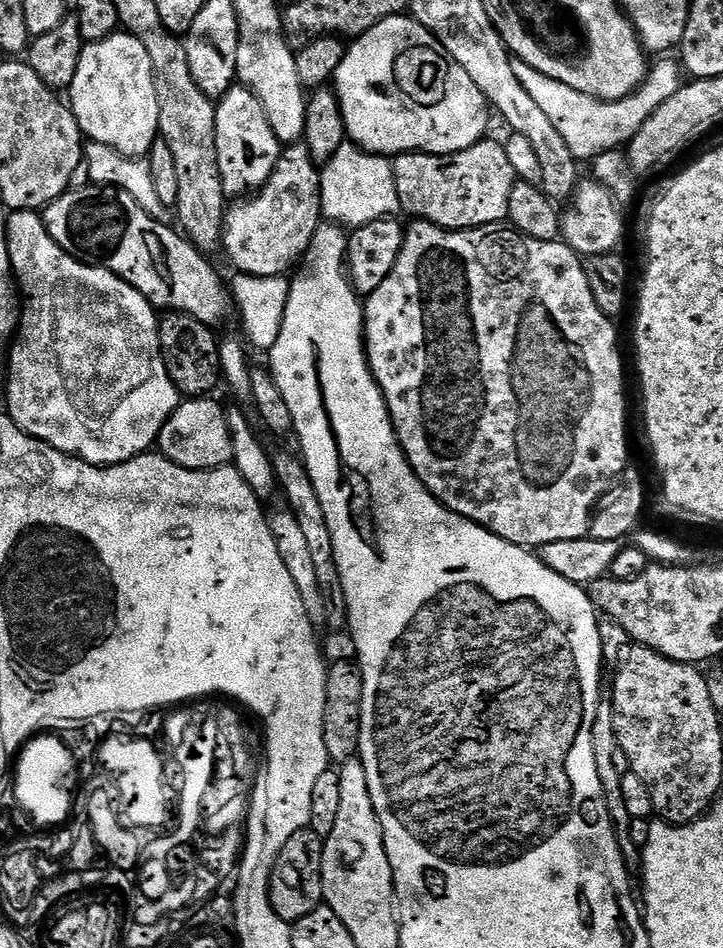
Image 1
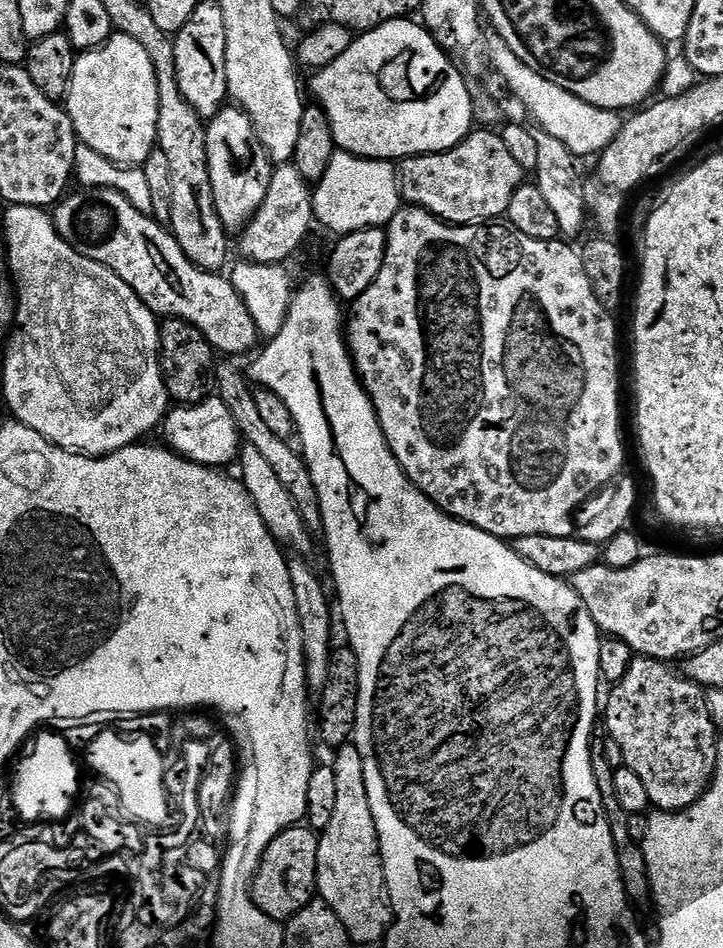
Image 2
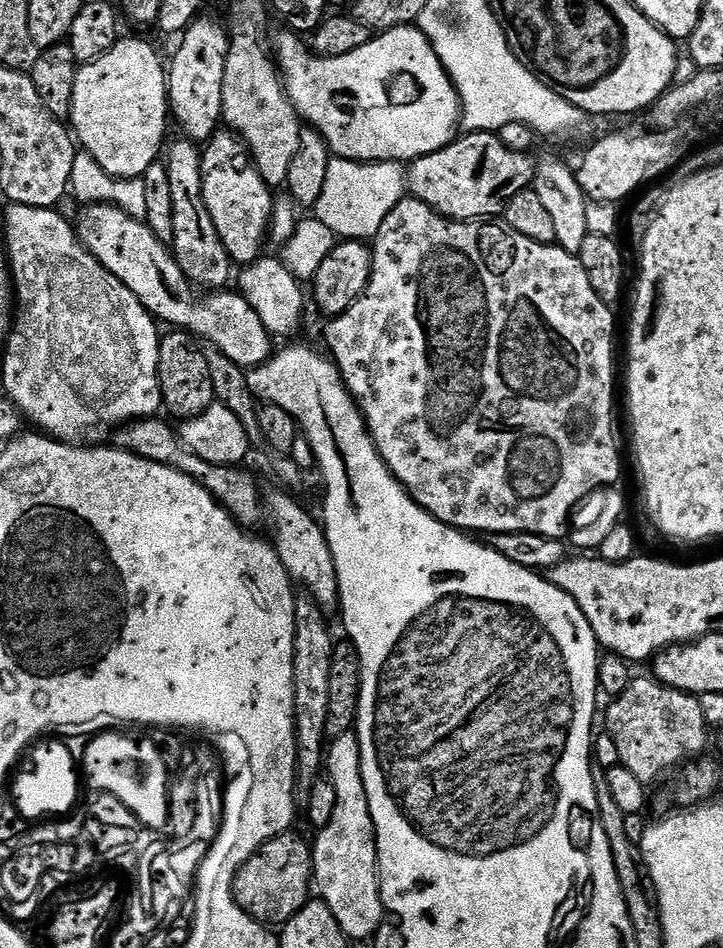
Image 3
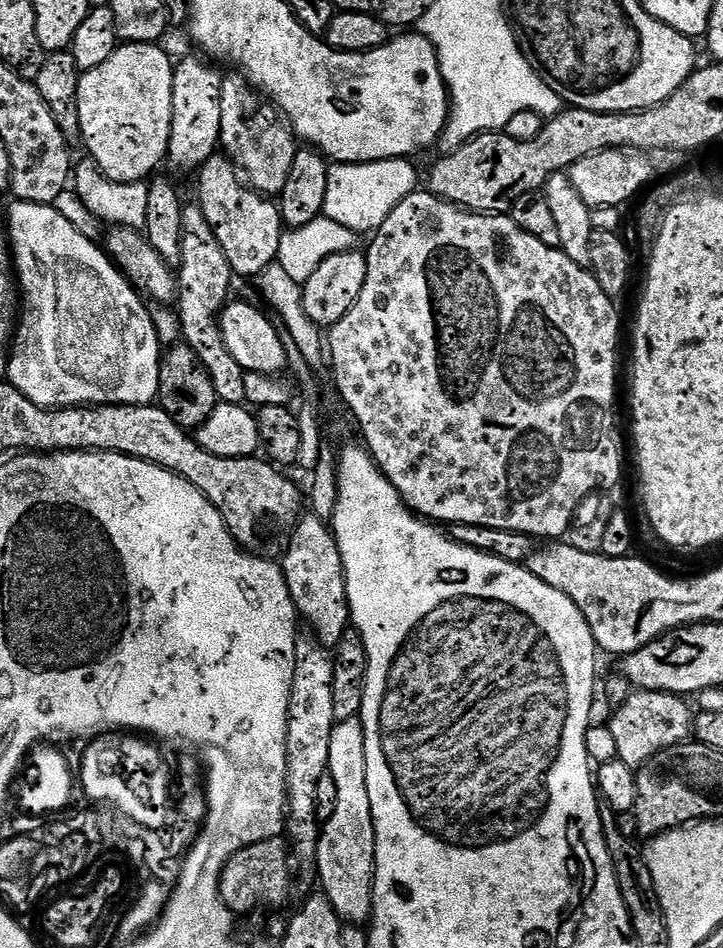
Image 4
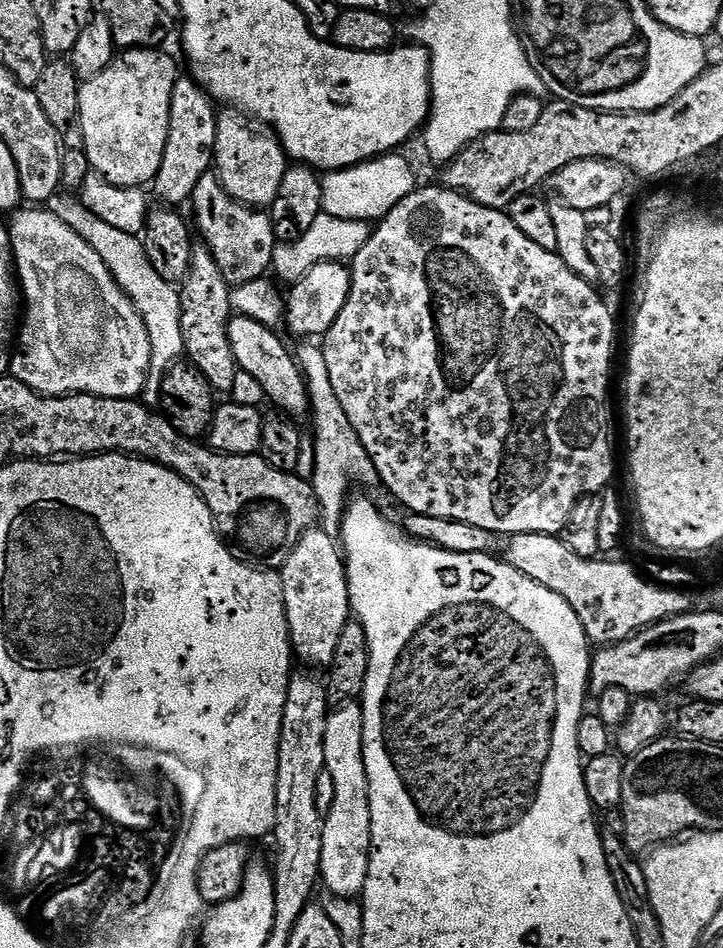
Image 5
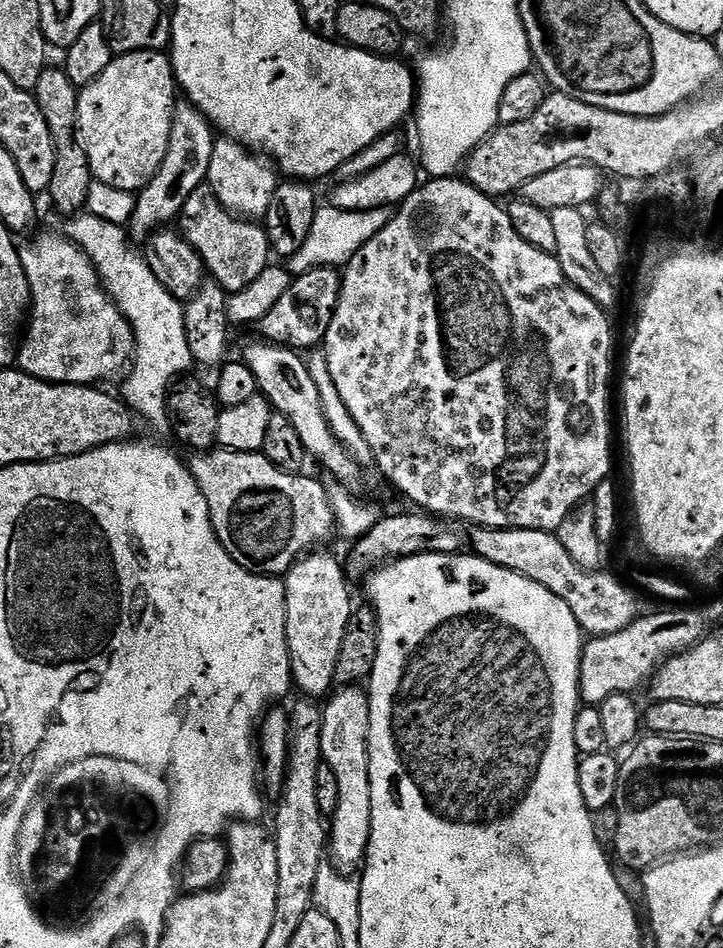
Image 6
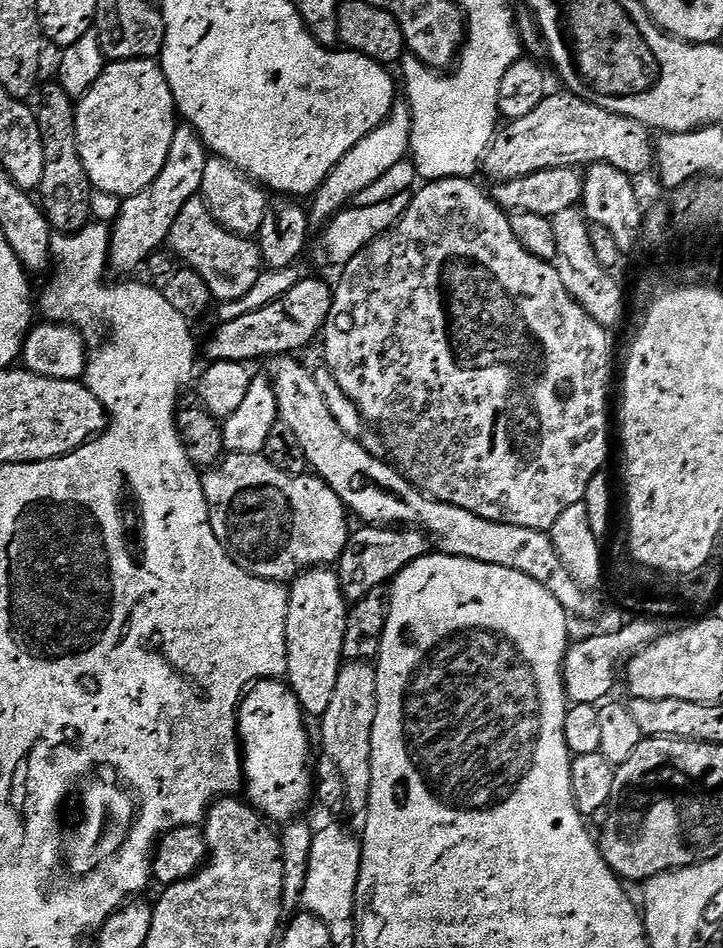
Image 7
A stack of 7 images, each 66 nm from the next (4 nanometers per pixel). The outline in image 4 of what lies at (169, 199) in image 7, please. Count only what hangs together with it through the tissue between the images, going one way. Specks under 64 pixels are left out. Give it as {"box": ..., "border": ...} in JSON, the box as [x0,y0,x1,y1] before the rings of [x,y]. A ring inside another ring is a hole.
{"box":[166,56,222,173],"border":[[[196,56],[186,57],[174,68],[174,114],[170,122],[170,142],[166,164],[176,172],[195,173],[208,159],[217,155],[220,148],[222,72],[211,68],[216,66],[209,63],[207,59]]]}

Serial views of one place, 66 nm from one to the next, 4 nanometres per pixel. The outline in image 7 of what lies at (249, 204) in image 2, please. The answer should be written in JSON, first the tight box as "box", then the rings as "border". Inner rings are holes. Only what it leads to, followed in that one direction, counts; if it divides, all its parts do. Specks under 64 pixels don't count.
{"box":[168,198,262,301],"border":[[[193,198],[182,206],[178,218],[168,235],[168,244],[177,261],[183,262],[206,282],[217,301],[230,301],[243,298],[253,289],[262,273],[260,245],[255,239],[236,236],[226,231],[217,220],[208,213],[203,200]]]}

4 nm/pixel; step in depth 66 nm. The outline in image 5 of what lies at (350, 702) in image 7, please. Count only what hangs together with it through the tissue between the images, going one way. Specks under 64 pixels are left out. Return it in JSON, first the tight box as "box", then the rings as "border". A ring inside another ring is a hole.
{"box":[320,703,372,898],"border":[[[359,703],[339,705],[329,711],[326,722],[326,762],[325,769],[330,772],[334,782],[334,806],[324,816],[322,830],[322,862],[320,863],[320,880],[329,888],[336,898],[356,898],[366,886],[366,874],[370,866],[372,853],[372,823],[370,822],[370,798],[368,797],[368,775],[364,761],[364,710]]]}

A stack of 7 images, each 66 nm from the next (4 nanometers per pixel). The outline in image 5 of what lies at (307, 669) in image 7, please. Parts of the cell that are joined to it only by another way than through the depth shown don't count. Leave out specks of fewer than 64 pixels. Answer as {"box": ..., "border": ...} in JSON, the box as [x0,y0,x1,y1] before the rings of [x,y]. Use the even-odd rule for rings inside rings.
{"box":[279,530,352,665],"border":[[[310,530],[294,546],[290,558],[286,558],[283,568],[279,569],[280,581],[284,587],[288,636],[292,639],[292,650],[308,664],[331,665],[334,650],[338,650],[338,638],[350,618],[352,603],[348,597],[348,569],[342,555],[342,548],[321,530]]]}

